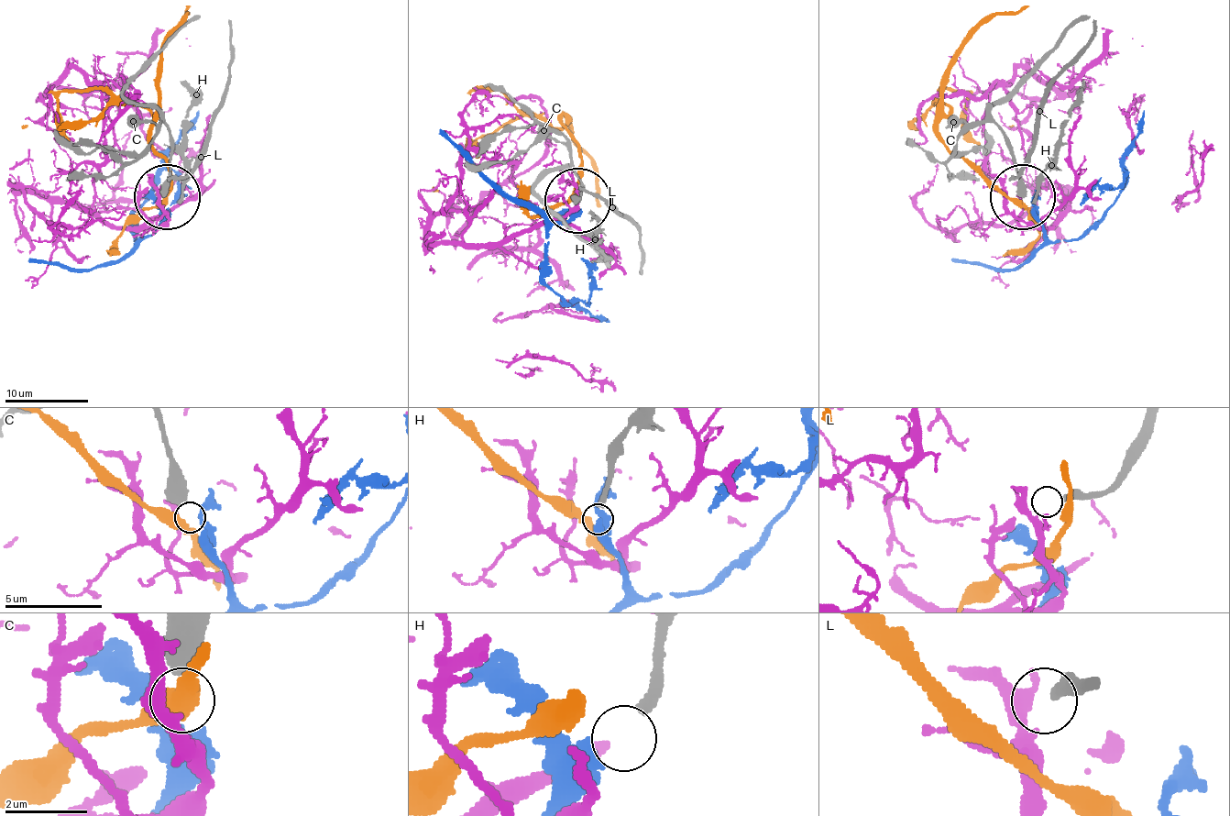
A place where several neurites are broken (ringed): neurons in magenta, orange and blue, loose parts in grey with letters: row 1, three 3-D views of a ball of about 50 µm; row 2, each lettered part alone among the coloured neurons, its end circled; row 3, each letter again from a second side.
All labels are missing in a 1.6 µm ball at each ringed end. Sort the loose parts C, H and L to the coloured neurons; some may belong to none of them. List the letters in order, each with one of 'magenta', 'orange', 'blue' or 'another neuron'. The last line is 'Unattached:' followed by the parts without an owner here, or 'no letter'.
C: another neuron
H: blue
L: another neuron
Unattached: C, L

